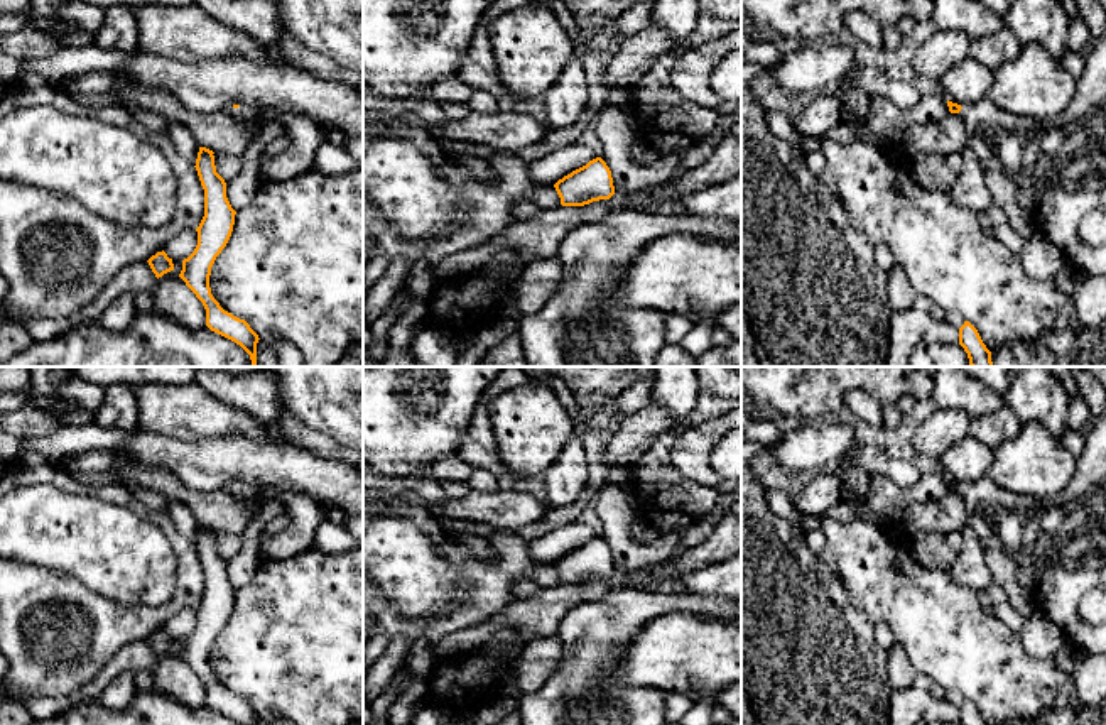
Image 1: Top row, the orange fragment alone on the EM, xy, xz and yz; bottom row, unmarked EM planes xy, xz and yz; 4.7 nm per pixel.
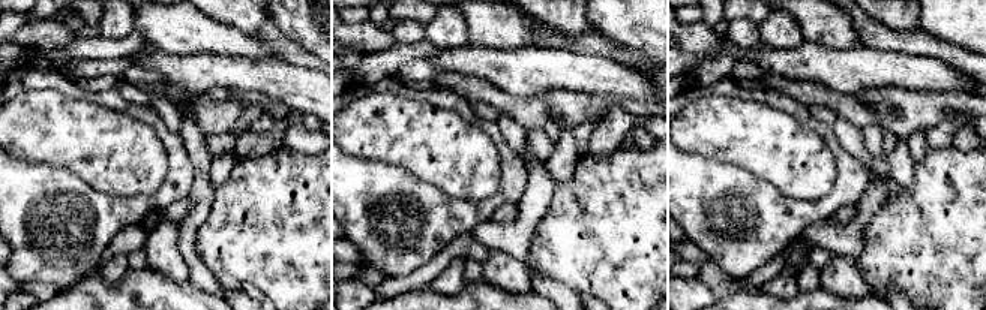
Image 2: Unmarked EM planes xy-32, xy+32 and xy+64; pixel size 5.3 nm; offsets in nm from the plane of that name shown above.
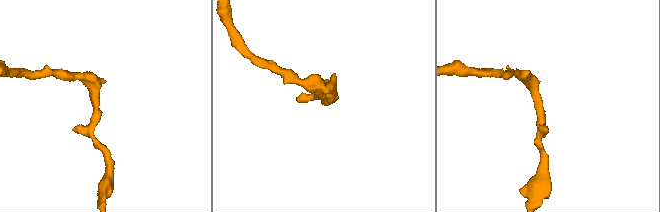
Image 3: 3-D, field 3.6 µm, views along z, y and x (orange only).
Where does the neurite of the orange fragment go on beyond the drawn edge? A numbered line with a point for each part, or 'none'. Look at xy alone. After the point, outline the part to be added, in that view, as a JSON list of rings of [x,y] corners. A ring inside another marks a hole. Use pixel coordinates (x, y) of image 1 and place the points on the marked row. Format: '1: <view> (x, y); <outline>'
1: xy (254, 119); [[[240,105],[238,108],[228,106],[226,112],[241,125],[245,125],[253,139],[258,139],[270,118],[255,106]]]

